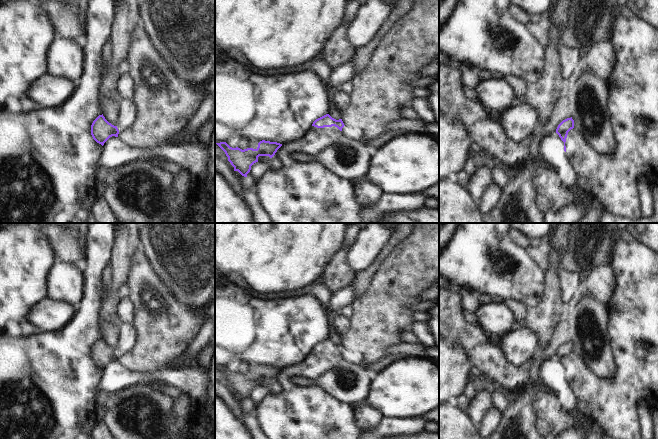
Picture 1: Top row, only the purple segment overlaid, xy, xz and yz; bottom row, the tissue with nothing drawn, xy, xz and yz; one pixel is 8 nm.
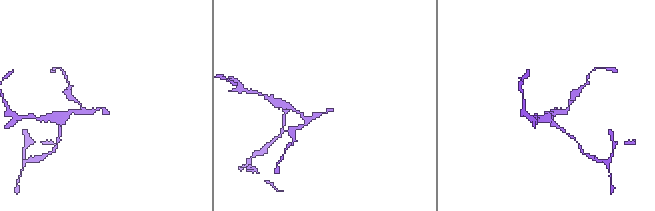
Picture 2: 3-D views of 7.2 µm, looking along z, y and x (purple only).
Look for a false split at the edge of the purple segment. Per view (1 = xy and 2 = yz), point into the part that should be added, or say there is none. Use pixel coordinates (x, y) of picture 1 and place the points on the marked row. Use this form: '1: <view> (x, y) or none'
1: none
2: none

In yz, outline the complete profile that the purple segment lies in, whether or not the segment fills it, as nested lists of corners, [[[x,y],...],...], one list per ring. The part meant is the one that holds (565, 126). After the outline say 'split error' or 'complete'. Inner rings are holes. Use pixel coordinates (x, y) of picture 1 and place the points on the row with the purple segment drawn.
[[[567,118],[563,120],[557,127],[556,133],[559,135],[561,140],[564,142],[564,151],[566,152],[566,138],[568,135],[568,132],[574,128],[574,120],[571,118]]]; complete

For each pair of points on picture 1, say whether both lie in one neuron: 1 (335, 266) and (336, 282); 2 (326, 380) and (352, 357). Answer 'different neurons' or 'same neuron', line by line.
1: same neuron
2: different neurons

